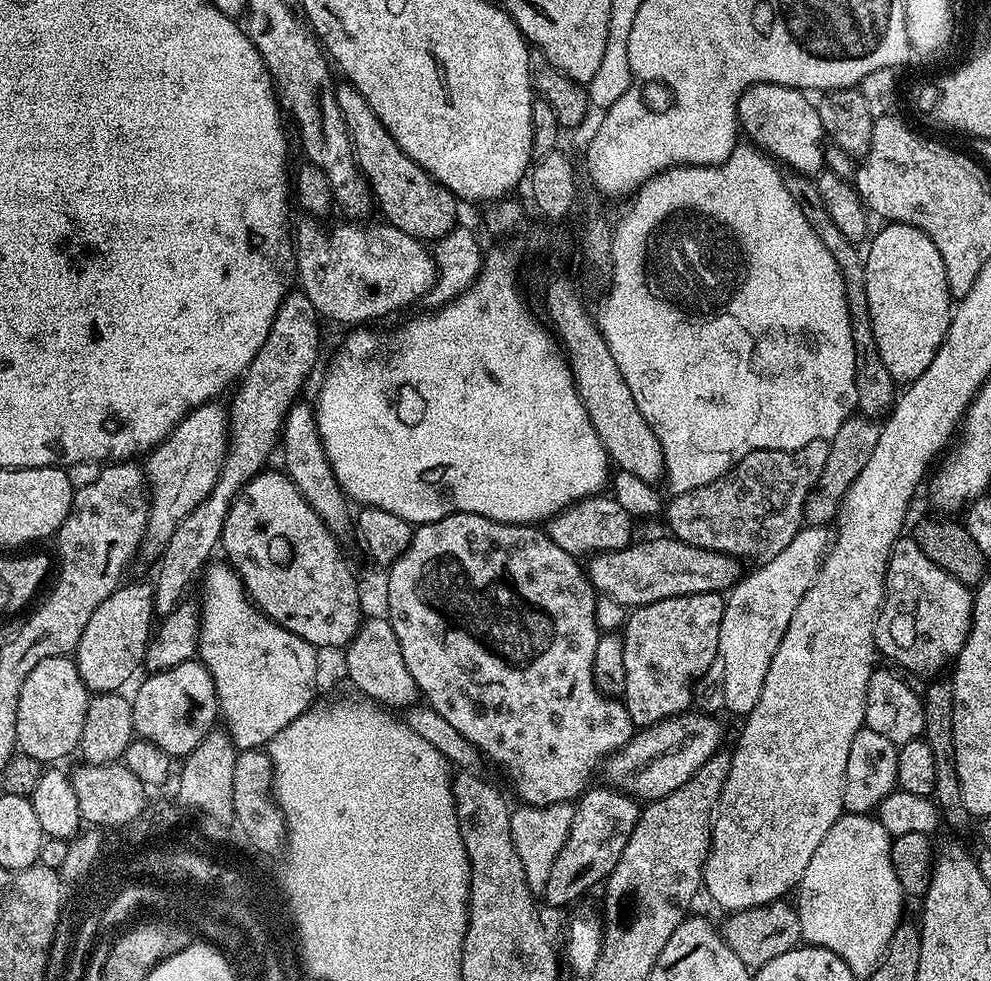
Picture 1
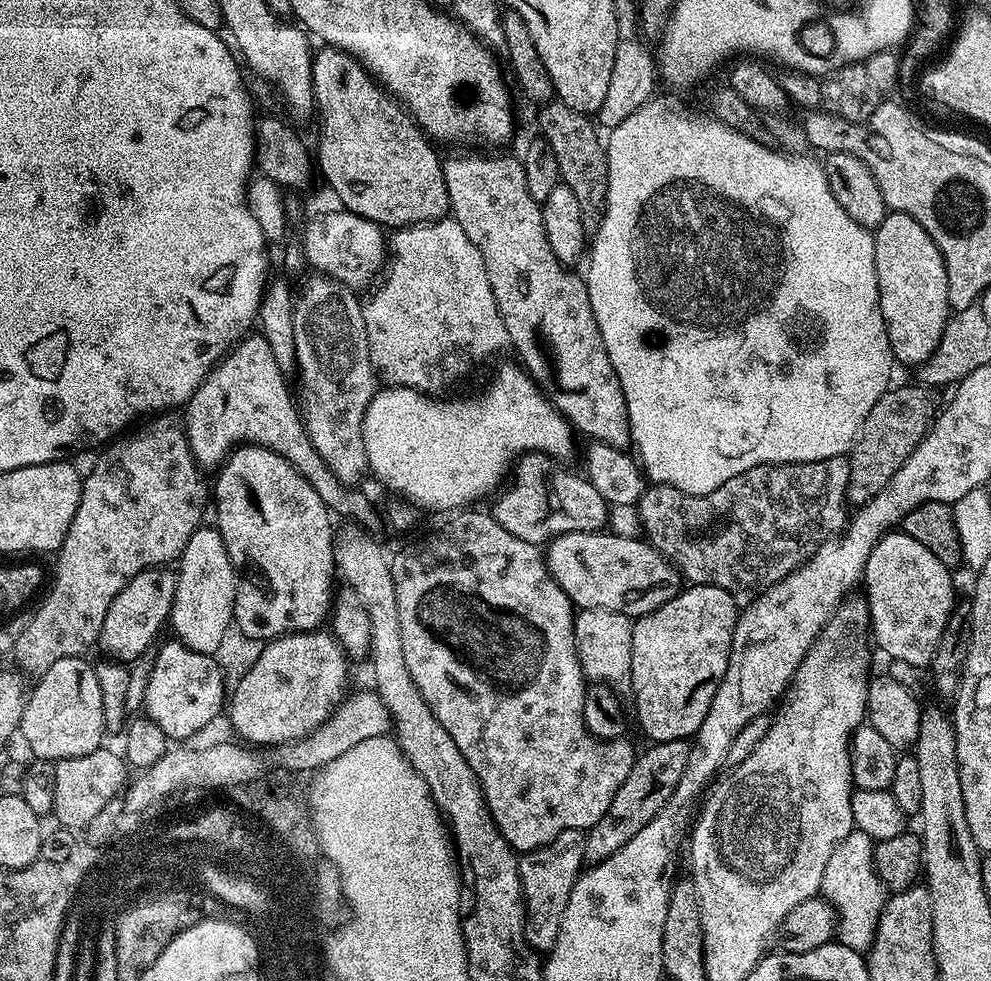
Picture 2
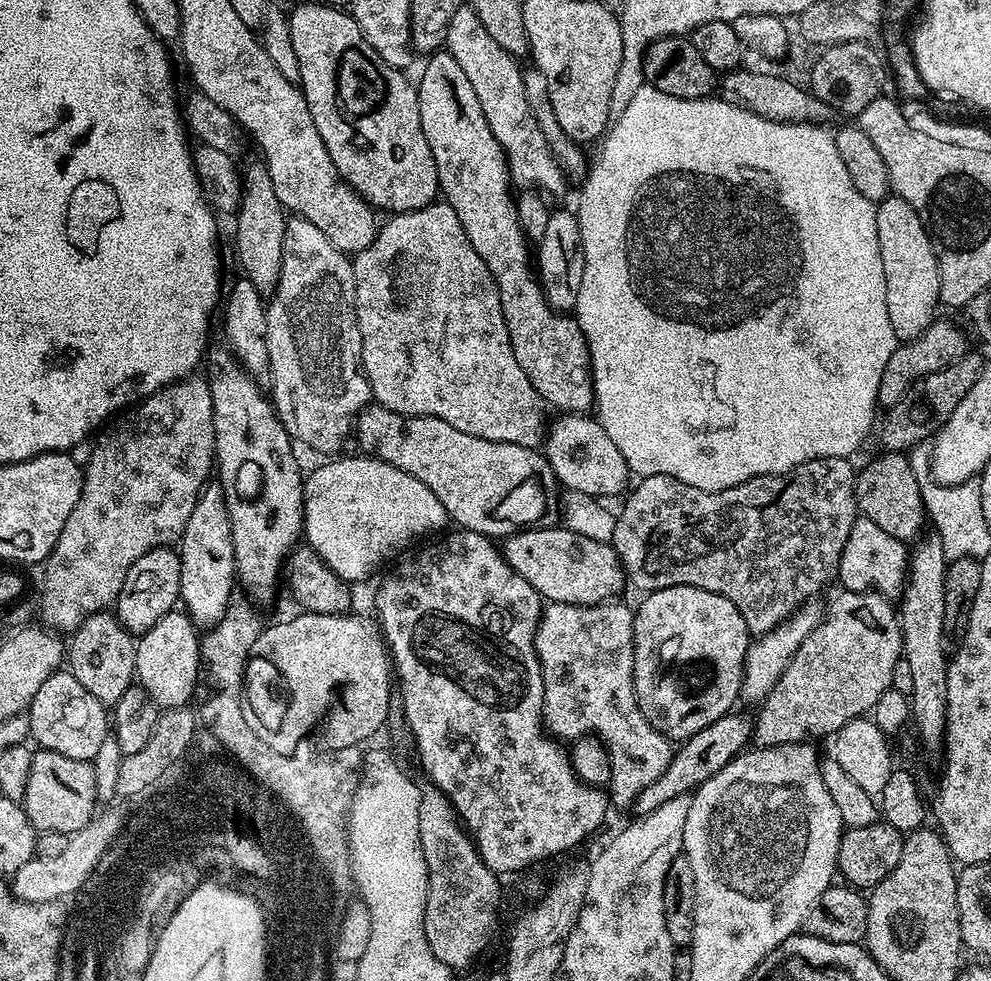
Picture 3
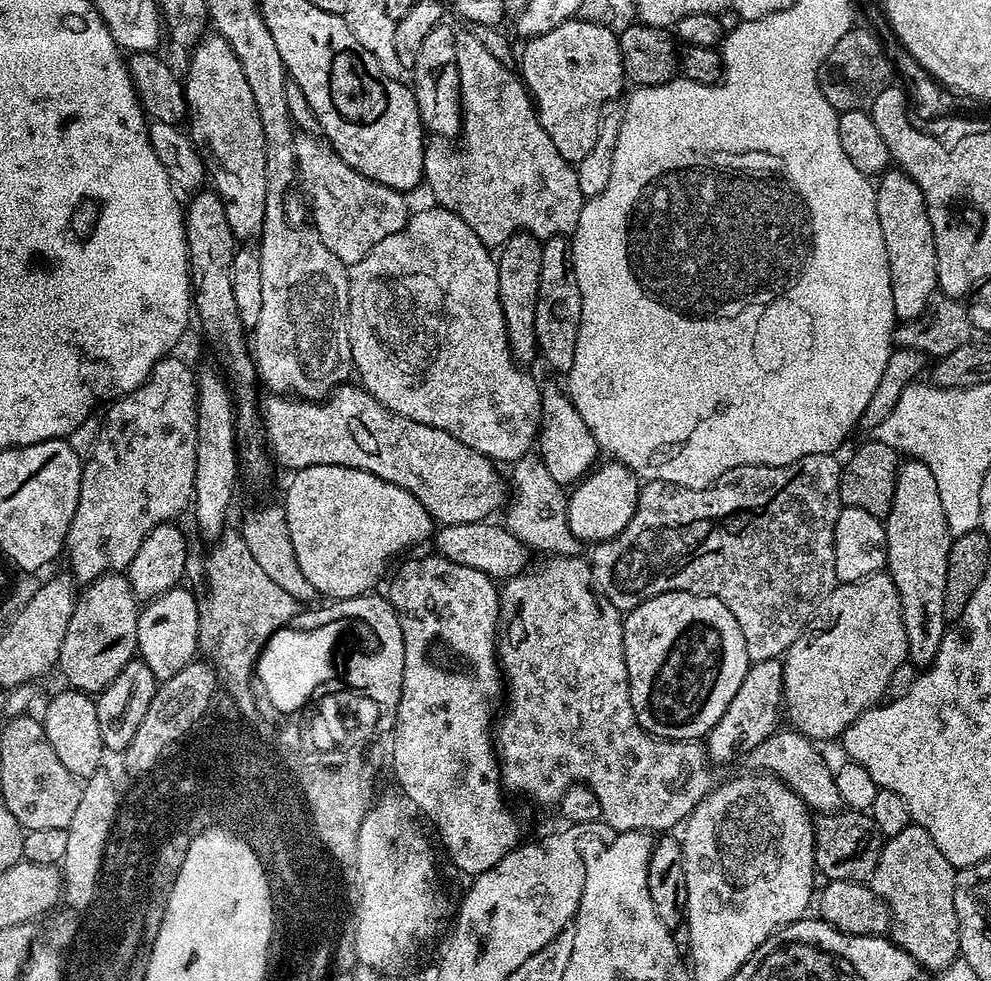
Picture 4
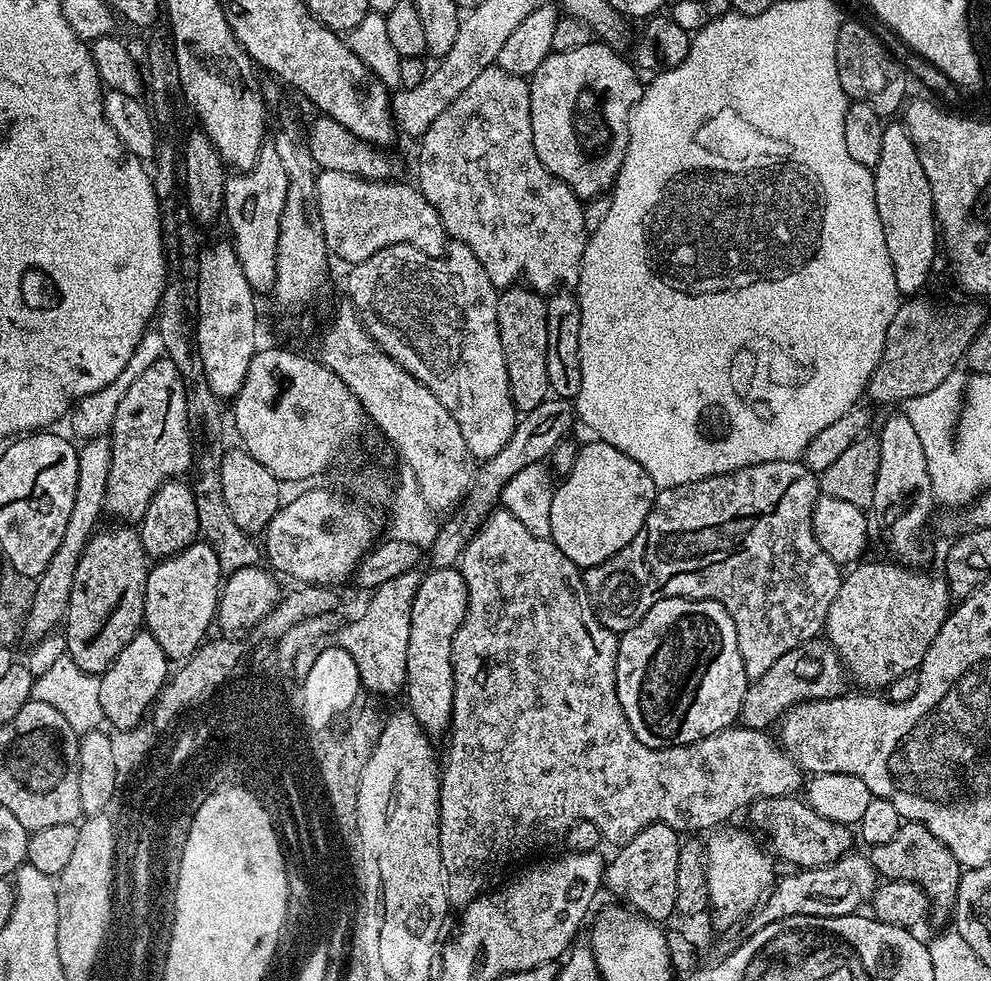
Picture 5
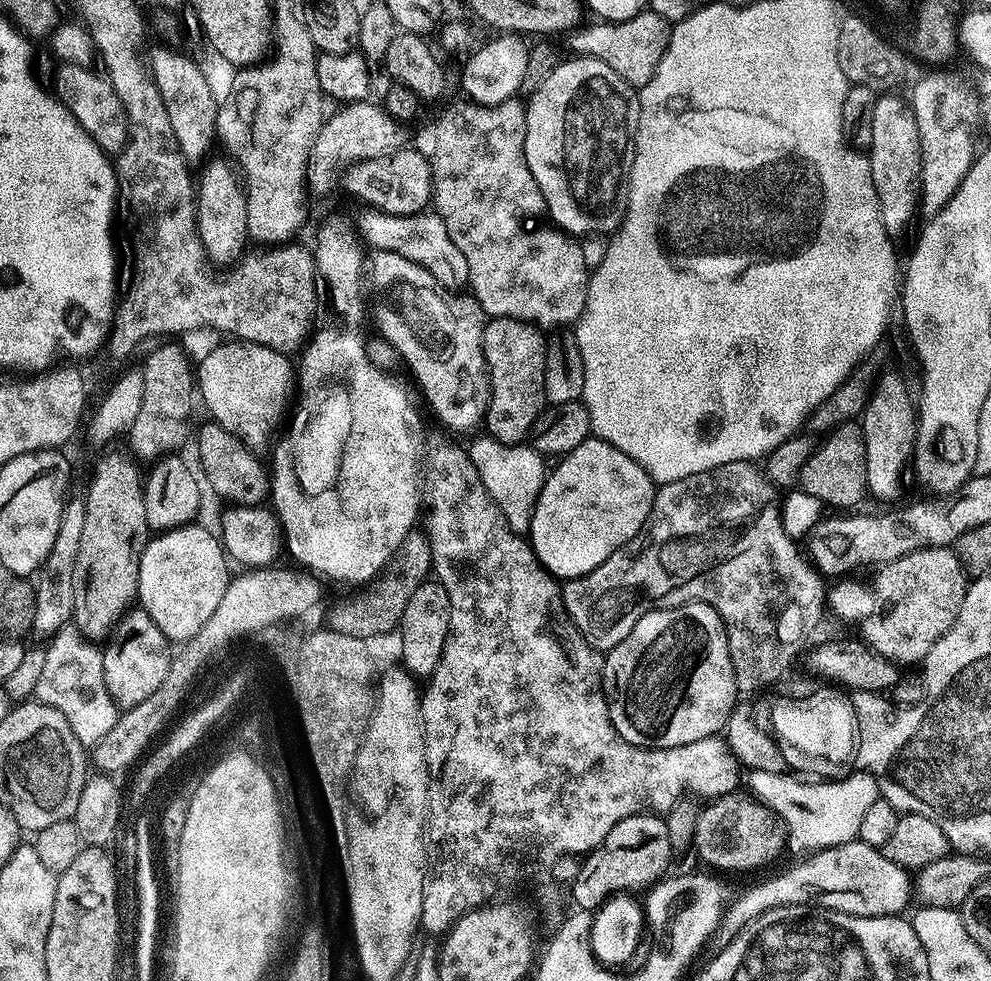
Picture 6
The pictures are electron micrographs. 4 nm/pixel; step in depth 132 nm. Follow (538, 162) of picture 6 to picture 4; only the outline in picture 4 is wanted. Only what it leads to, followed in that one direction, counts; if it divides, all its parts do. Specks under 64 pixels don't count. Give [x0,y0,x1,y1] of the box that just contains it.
[518,18,626,162]

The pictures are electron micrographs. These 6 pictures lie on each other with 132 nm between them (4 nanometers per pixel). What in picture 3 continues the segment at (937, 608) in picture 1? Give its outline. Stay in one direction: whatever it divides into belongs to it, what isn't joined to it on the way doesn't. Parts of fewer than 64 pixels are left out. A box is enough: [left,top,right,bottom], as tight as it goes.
[838,515,910,598]

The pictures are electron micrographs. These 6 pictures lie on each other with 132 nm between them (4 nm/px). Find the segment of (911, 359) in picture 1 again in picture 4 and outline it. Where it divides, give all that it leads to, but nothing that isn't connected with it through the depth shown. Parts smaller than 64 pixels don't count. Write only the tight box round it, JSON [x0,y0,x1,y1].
[876,170,938,321]

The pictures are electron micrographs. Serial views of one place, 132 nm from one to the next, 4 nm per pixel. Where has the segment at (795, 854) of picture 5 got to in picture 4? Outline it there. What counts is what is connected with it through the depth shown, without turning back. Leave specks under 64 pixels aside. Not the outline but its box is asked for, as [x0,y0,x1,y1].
[815,810,885,884]

